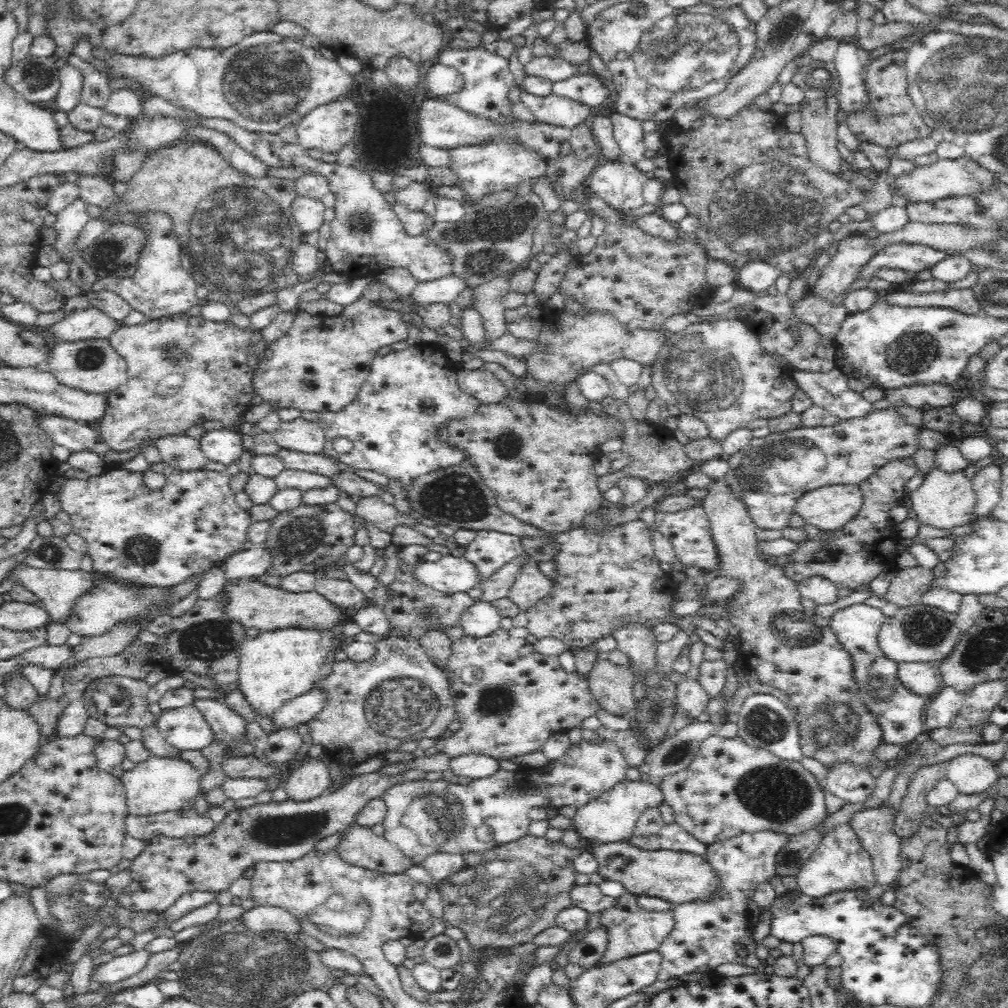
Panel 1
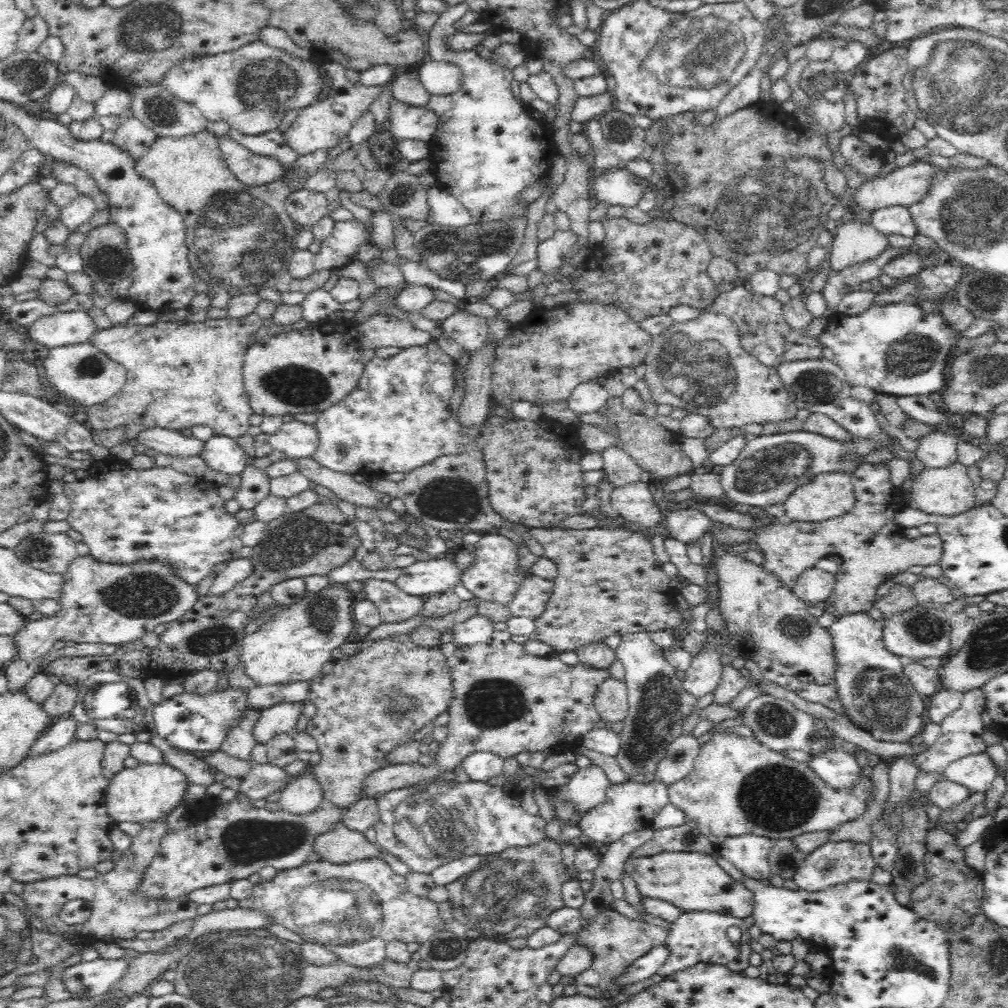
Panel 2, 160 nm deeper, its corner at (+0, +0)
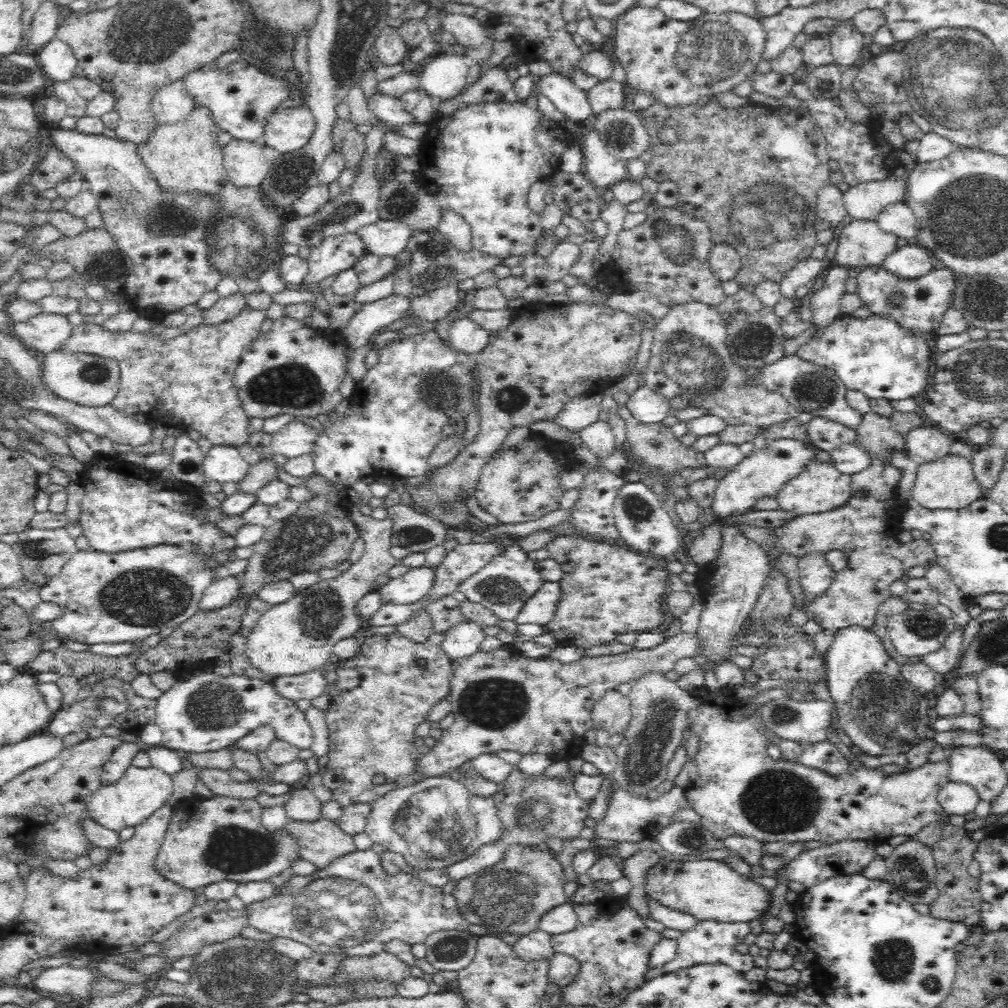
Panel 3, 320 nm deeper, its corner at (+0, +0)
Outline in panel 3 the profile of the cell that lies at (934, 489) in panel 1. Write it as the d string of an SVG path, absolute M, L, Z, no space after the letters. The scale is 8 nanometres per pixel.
M948 454L930 462L918 462L916 478L911 488L911 500L914 504L930 510L958 510L984 496L985 491L975 479L970 457Z

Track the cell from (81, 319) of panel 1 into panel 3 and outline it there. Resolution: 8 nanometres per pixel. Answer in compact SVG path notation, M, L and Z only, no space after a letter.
M41 313L24 321L11 323L11 332L34 354L51 353L72 332L73 326L66 317Z

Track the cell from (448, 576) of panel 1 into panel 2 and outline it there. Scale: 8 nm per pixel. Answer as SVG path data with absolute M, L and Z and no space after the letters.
M436 557L403 568L393 583L407 595L422 597L444 594L460 581L460 571L454 561Z

